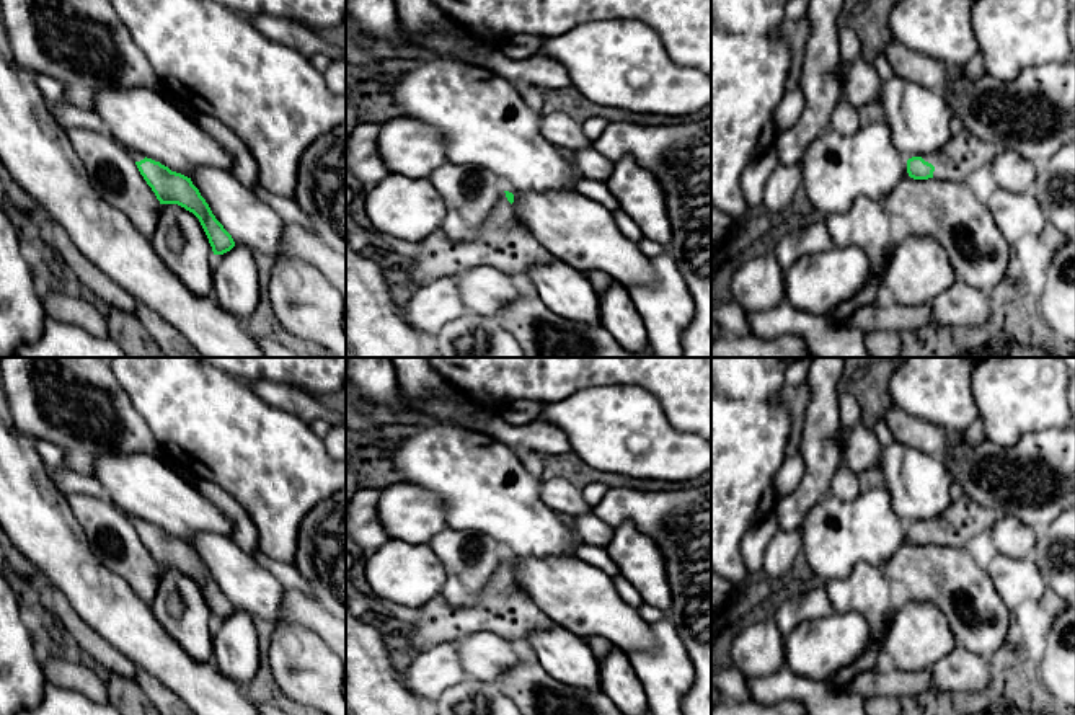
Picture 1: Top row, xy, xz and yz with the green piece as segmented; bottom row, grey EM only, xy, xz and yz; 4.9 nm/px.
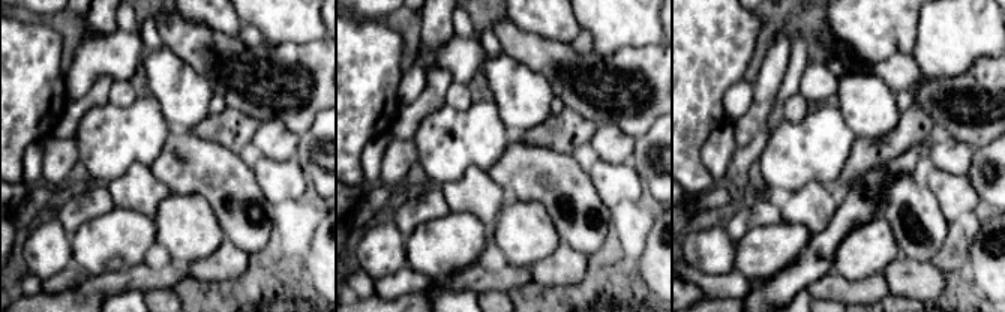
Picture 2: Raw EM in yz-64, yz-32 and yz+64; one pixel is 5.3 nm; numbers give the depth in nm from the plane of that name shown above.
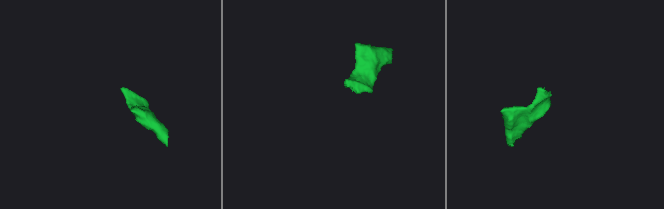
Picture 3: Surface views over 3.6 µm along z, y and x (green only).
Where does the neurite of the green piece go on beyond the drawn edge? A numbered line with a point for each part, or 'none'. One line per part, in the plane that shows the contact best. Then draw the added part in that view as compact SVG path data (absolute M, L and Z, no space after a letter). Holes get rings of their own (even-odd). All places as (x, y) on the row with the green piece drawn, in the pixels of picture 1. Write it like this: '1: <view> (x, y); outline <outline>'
1: yz (964, 152); outline M964 129L953 135L943 149L922 158L935 167L933 178L967 181L975 170L990 165L998 152L992 142Z

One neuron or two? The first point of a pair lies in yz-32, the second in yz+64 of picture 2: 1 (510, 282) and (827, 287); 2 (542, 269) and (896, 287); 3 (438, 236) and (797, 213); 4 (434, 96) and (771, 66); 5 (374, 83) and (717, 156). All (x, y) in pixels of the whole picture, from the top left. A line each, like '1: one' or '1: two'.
1: one
2: one
3: two
4: one
5: two

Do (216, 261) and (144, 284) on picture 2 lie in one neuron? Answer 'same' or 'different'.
same

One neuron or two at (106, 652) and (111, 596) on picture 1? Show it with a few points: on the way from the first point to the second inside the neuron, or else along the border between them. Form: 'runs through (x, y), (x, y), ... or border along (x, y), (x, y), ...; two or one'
border along (79, 617), (137, 666); two

